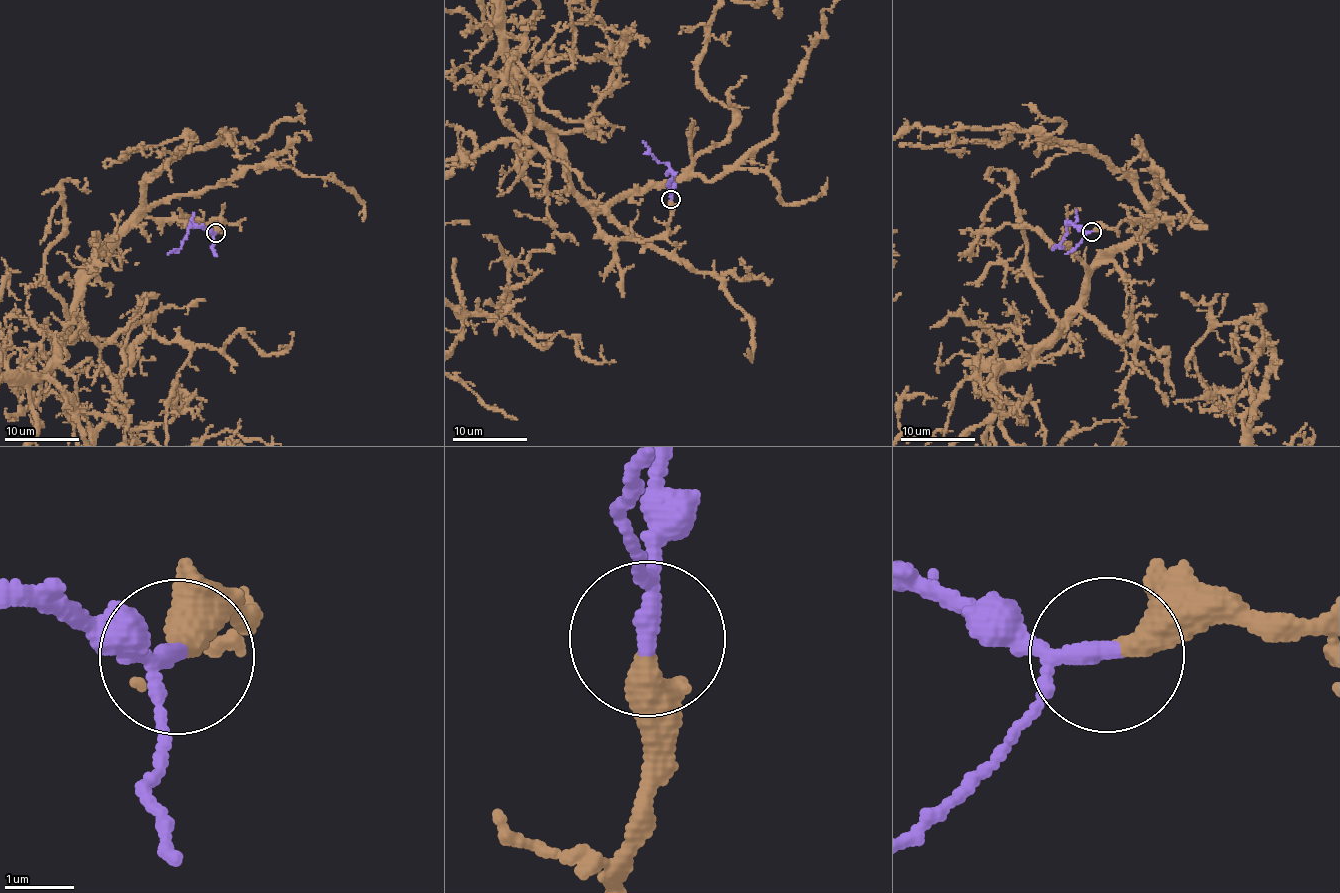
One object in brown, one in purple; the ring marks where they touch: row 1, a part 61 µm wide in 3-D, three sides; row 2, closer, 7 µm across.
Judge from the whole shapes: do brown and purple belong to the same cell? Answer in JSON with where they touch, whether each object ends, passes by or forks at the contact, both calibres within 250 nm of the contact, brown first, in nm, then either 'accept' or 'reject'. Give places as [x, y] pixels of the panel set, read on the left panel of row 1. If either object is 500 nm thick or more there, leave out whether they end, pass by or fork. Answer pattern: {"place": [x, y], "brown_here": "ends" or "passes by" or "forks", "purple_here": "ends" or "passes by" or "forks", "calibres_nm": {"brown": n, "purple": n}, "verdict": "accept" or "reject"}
{"place": [215, 233], "brown_here": "ends", "purple_here": "passes by", "calibres_nm": {"brown": 360, "purple": 200}, "verdict": "accept"}

